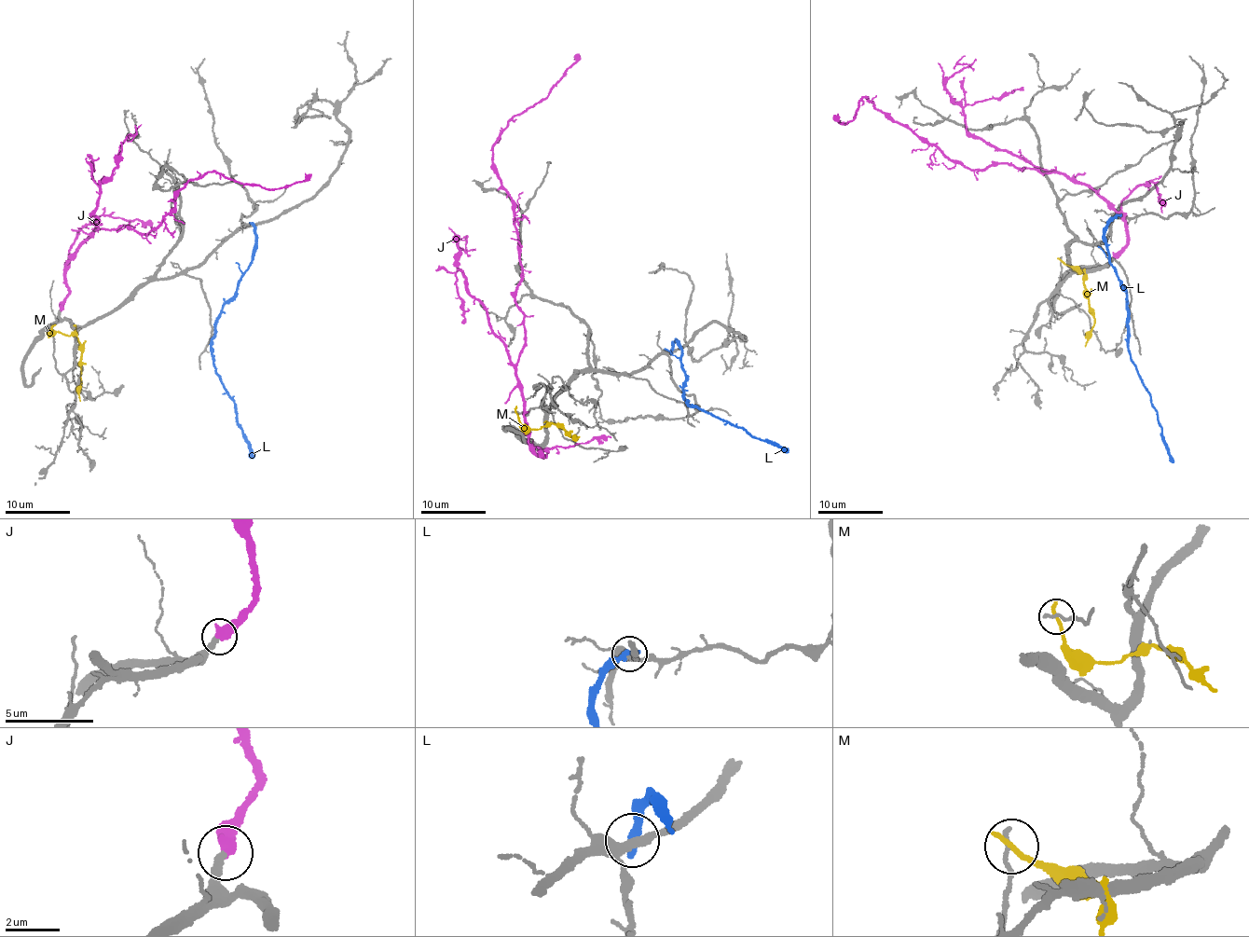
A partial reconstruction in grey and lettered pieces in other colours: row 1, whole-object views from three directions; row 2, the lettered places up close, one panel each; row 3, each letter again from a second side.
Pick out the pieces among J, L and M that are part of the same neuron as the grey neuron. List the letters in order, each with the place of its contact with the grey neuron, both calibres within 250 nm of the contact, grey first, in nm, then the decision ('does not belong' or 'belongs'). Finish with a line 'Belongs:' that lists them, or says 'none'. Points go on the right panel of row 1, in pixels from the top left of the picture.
J: contact (1114, 257); calibres 280 and 550 nm; belongs
L: contact (1118, 215); calibres 240 and 360 nm; does not belong
M: contact (1062, 261); calibres 200 and 240 nm; does not belong
Belongs: J

